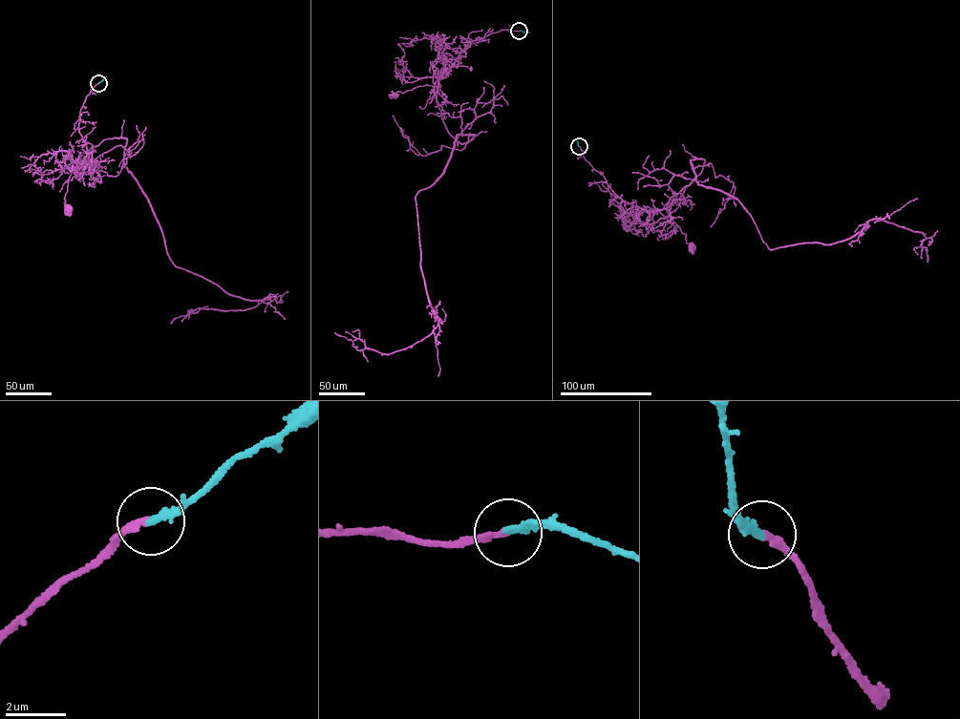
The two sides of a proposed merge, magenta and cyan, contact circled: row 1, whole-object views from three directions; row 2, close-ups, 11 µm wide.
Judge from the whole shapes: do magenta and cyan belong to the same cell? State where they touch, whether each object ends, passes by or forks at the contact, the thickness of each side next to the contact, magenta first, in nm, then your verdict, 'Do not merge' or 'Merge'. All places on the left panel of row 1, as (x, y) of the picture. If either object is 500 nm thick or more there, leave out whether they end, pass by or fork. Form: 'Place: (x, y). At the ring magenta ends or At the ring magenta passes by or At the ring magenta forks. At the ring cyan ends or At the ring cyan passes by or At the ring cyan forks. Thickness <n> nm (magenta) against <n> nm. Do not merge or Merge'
Place: (98, 83). At the ring magenta ends. At the ring cyan ends. Thickness 190 nm (magenta) against 240 nm. Merge

